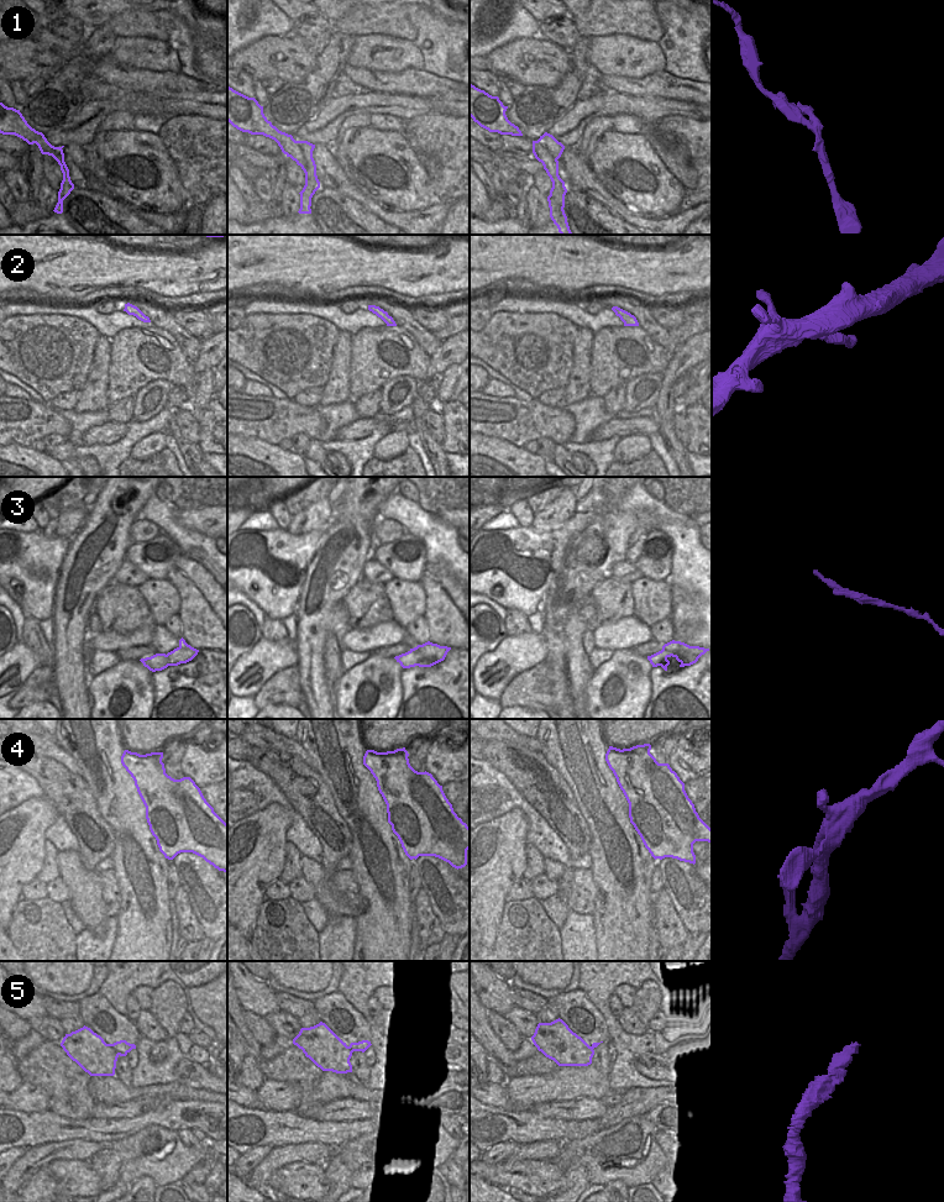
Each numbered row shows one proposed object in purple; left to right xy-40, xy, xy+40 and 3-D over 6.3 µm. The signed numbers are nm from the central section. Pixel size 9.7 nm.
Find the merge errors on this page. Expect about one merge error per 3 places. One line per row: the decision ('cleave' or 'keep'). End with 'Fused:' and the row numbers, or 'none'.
1: cleave
2: keep
3: keep
4: keep
5: keep
Fused: 1

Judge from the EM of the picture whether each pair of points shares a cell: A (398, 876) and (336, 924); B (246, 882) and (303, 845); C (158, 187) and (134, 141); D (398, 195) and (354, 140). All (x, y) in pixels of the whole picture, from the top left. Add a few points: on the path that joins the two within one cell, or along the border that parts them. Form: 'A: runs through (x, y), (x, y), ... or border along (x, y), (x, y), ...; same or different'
A: border along (355, 918), (354, 948); different
B: border along (293, 812), (293, 822), (286, 833), (286, 840); different
C: runs through (161, 174), (157, 158), (146, 153); same
D: runs through (379, 187), (373, 185), (356, 171), (356, 158); same

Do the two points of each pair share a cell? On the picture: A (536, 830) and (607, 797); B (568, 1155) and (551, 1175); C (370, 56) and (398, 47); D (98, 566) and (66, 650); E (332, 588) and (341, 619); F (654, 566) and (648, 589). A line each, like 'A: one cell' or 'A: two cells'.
A: two cells
B: two cells
C: one cell
D: one cell
E: two cells
F: two cells

